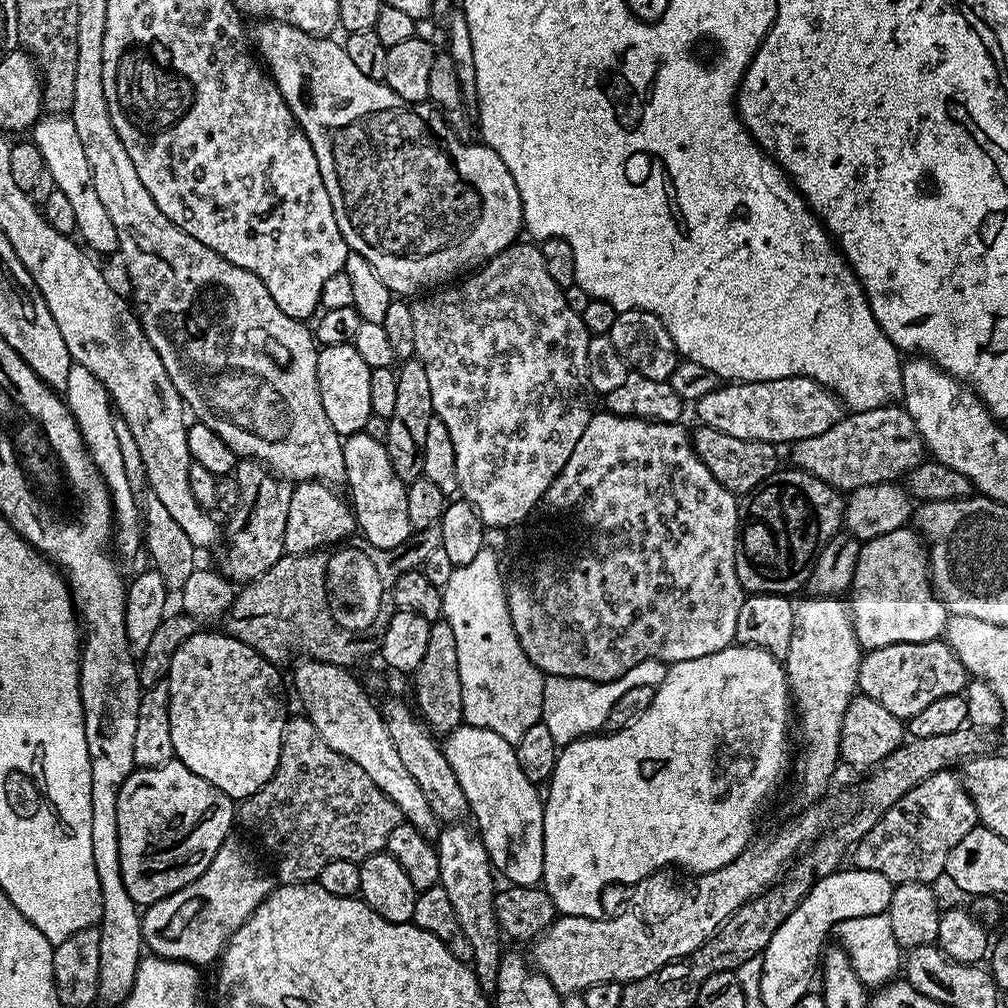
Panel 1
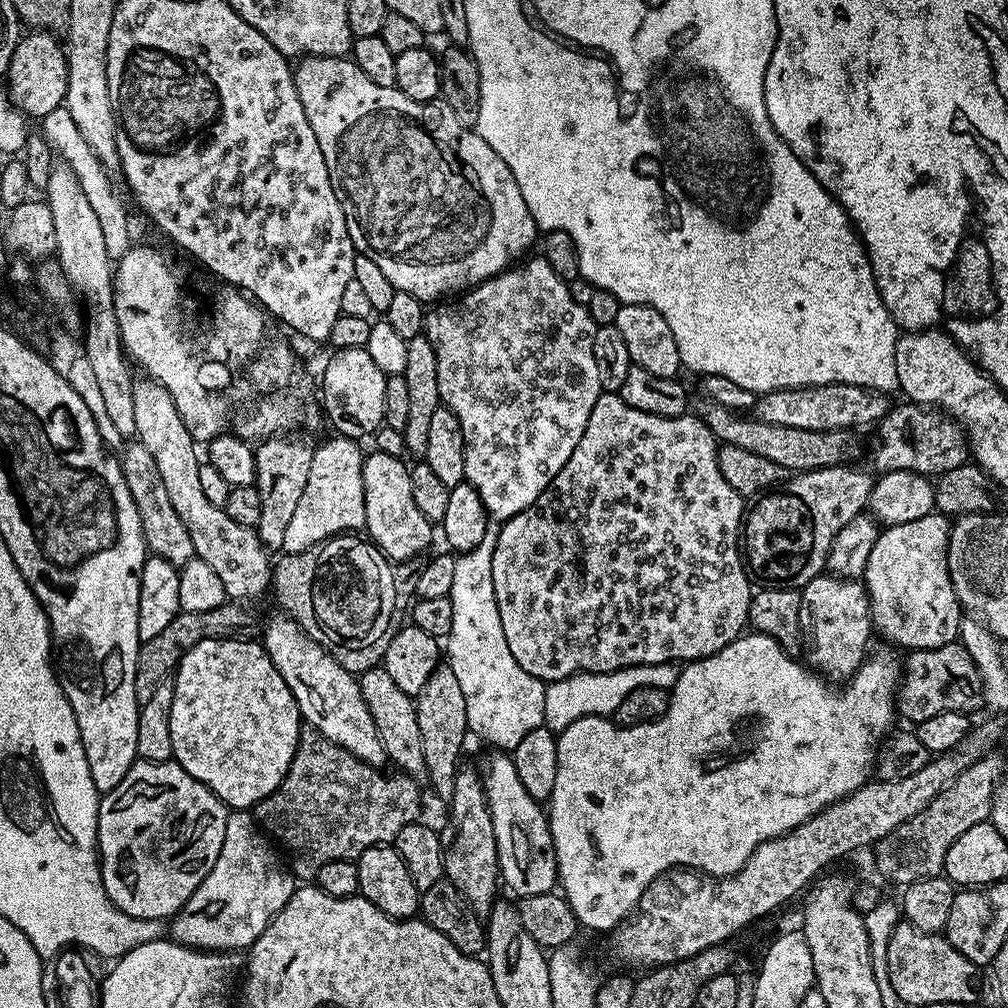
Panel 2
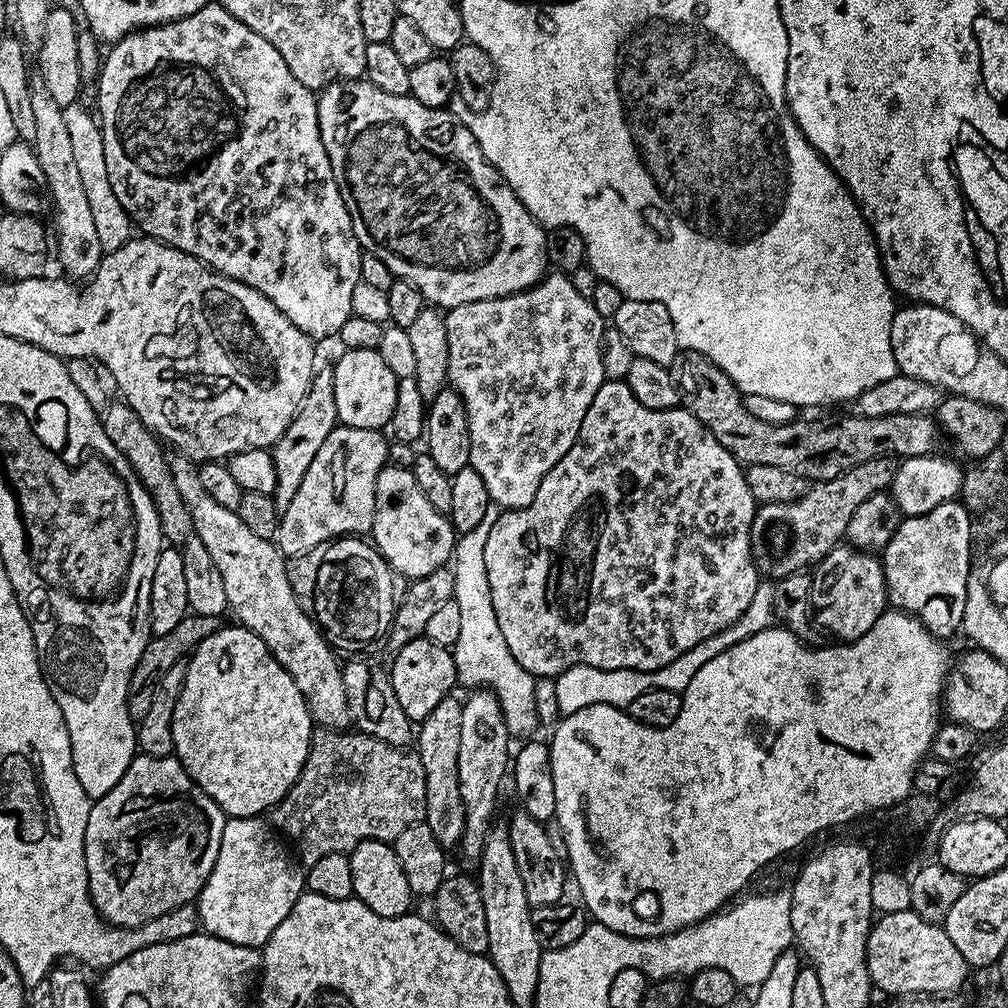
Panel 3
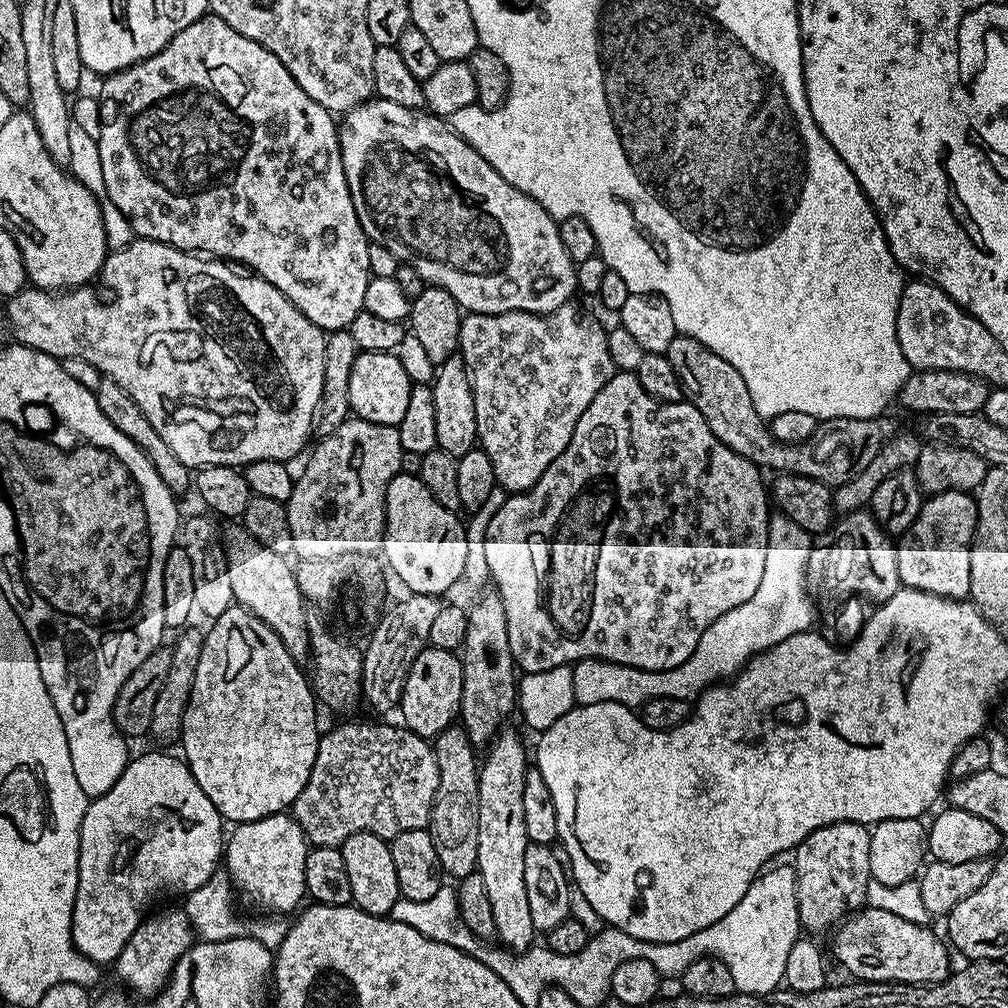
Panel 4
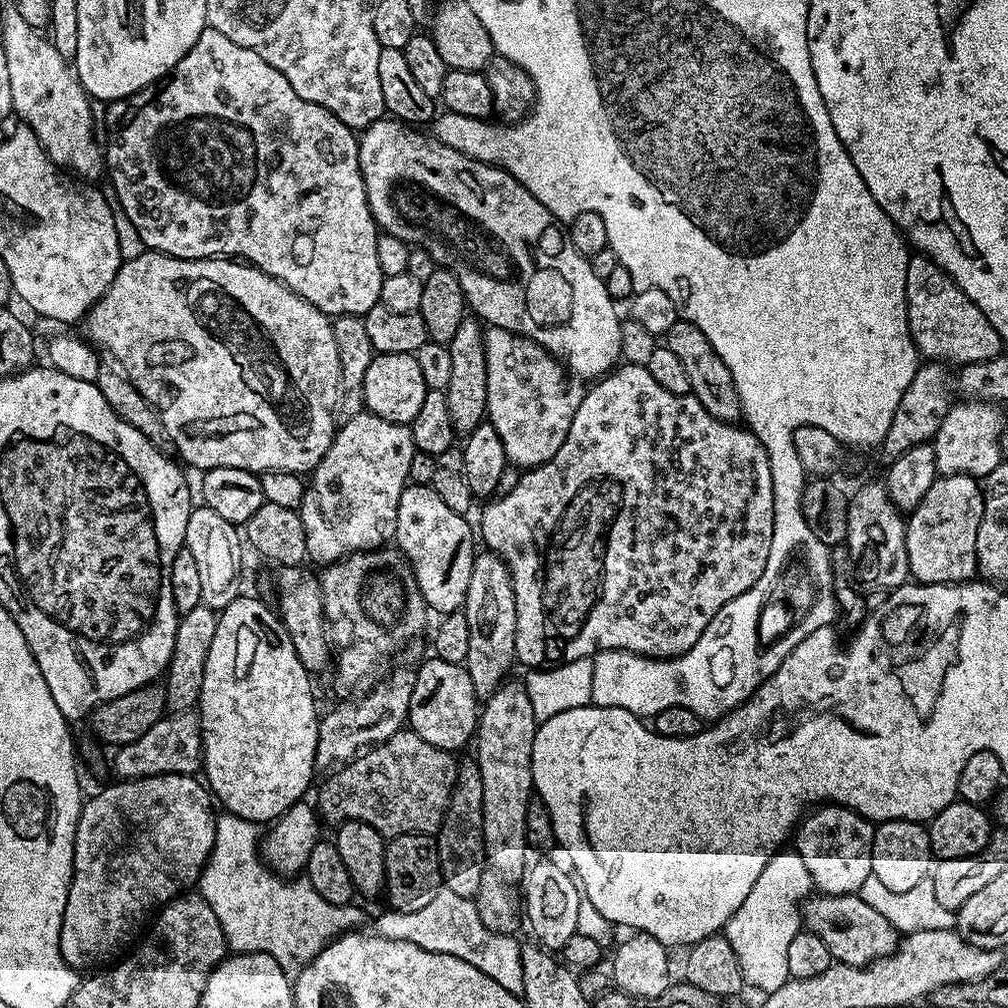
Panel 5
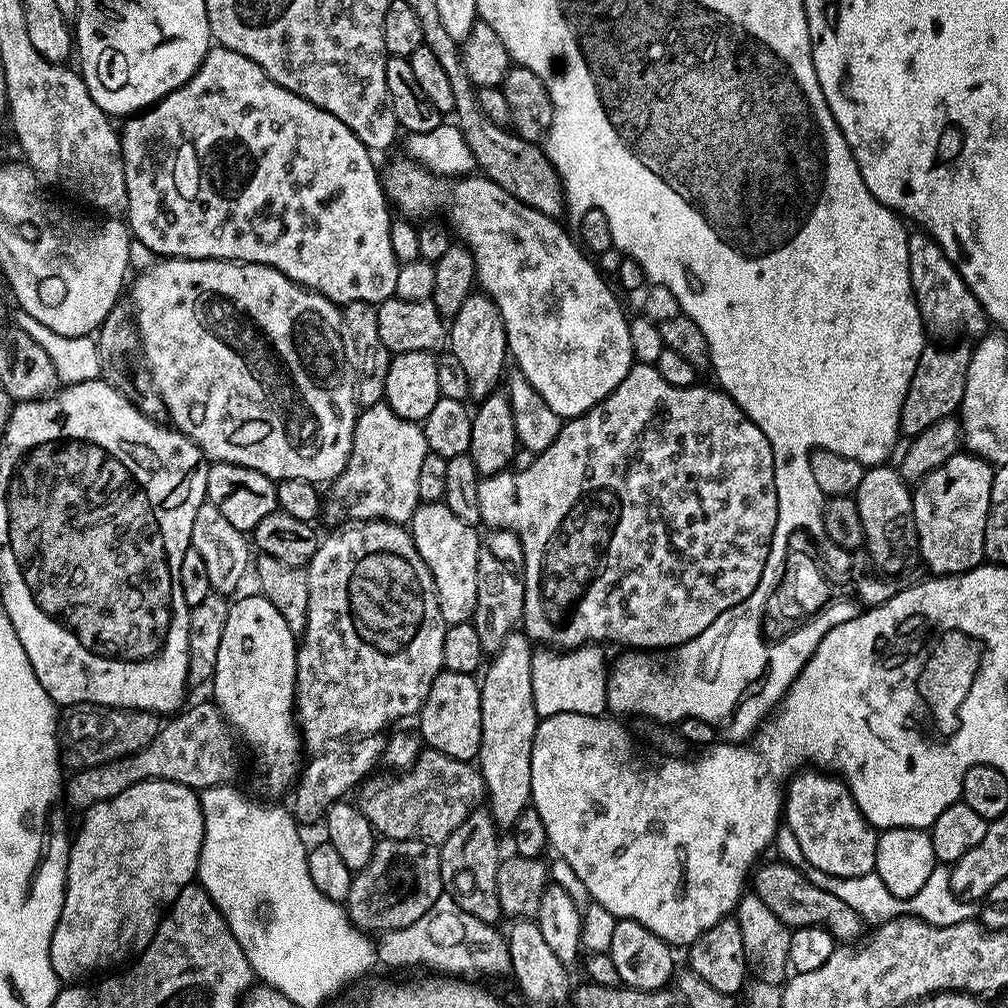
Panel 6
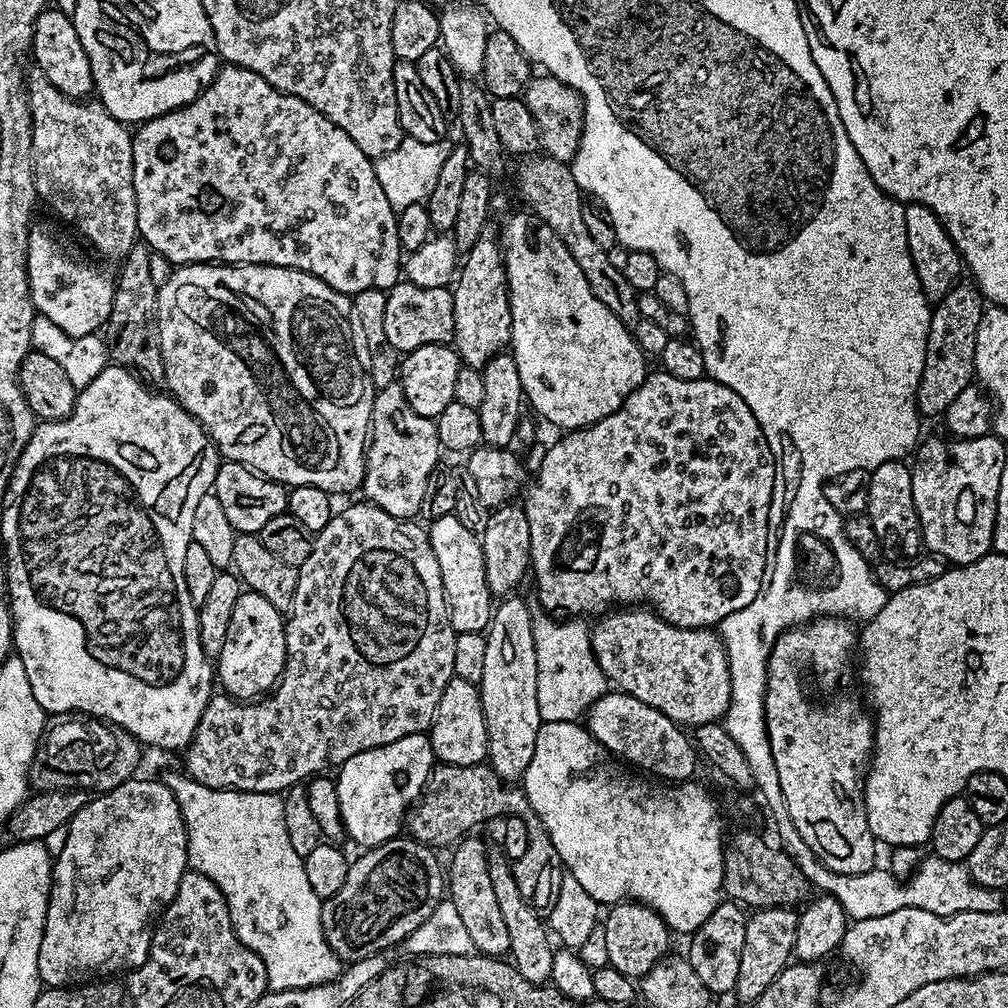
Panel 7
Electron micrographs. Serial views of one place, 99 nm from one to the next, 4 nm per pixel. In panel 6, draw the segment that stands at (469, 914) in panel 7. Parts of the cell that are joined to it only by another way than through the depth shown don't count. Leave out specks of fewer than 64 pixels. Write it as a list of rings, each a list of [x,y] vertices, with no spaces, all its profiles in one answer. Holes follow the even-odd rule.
[[[477,806],[469,813],[465,821],[454,830],[443,843],[440,850],[440,873],[444,883],[444,892],[466,910],[466,914],[474,914],[482,922],[493,926],[502,920],[500,903],[498,902],[498,870],[502,866],[500,860],[500,840],[496,837],[498,825],[487,807]]]

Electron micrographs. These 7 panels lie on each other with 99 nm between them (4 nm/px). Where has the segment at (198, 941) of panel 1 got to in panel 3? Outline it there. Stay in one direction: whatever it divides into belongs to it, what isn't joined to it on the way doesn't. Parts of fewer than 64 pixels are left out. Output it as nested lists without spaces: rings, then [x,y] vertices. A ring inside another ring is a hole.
[[[229,817],[225,821],[214,870],[196,900],[205,933],[235,945],[262,948],[267,944],[306,886],[303,867],[292,864],[278,839],[275,829],[261,817]]]

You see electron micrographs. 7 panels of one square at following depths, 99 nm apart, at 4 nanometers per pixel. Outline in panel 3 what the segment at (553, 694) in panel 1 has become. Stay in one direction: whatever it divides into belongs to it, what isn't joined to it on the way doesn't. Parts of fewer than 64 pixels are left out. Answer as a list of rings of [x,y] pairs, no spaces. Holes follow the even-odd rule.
[[[733,626],[724,629],[718,636],[704,639],[698,646],[694,646],[686,654],[680,655],[674,662],[659,668],[656,672],[635,671],[633,668],[619,668],[618,670],[604,671],[598,667],[585,664],[575,664],[555,677],[554,696],[561,715],[576,713],[594,704],[614,705],[616,708],[627,708],[630,702],[638,698],[639,694],[646,693],[652,688],[670,689],[681,693],[688,688],[694,674],[704,665],[704,661],[712,659],[717,654],[732,647],[741,639],[739,627]]]

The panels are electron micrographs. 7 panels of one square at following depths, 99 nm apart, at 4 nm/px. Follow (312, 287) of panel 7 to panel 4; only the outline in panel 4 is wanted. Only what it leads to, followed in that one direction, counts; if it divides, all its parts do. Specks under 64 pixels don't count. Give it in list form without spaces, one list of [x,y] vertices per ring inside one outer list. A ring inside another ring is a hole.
[[[136,238],[124,249],[108,252],[95,282],[83,284],[71,290],[45,291],[43,288],[25,287],[24,291],[7,301],[8,324],[12,327],[13,334],[16,335],[13,337],[26,347],[38,350],[42,354],[50,354],[61,362],[85,360],[90,362],[90,366],[94,366],[100,371],[101,377],[118,382],[118,386],[122,386],[122,390],[126,390],[126,394],[130,394],[130,398],[134,398],[134,402],[138,402],[138,410],[142,410],[142,414],[146,414],[146,418],[150,418],[150,426],[154,426],[154,430],[158,430],[158,434],[162,434],[162,442],[166,442],[166,446],[170,446],[170,450],[174,450],[174,458],[178,458],[178,462],[182,462],[190,470],[196,470],[196,412],[198,412],[198,422],[204,426],[204,430],[210,432],[210,438],[214,440],[214,464],[243,466],[253,464],[256,460],[288,462],[291,461],[291,456],[296,456],[303,450],[304,443],[307,442],[308,435],[312,432],[312,420],[314,424],[314,417],[320,407],[322,378],[326,362],[326,350],[324,349],[326,333],[324,329],[314,326],[310,322],[310,318],[306,318],[306,314],[302,314],[302,310],[298,310],[298,306],[294,306],[294,302],[290,302],[290,298],[286,298],[286,294],[282,294],[282,290],[278,290],[261,276],[255,274],[239,276],[235,270],[237,271],[235,267],[216,258],[201,258],[190,252],[181,252],[179,248],[172,248],[162,242]],[[234,398],[242,398],[242,400],[250,398],[250,408],[254,406],[254,410],[258,410],[258,412],[260,410],[262,410],[262,414],[266,412],[264,418],[258,416],[258,420],[254,420],[254,424],[258,422],[258,436],[256,436],[256,428],[250,432],[250,436],[248,434],[238,436],[238,432],[242,428],[236,430],[236,420],[234,420],[234,414],[236,414],[234,402],[236,400]],[[270,406],[274,406],[274,430],[268,424],[268,422],[272,422],[270,414],[268,414]],[[246,440],[250,442],[252,454],[246,454]]]

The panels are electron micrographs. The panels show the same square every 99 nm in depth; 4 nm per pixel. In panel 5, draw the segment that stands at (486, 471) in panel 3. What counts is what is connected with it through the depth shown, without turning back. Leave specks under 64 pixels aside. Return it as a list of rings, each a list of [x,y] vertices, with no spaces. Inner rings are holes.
[[[489,327],[484,333],[484,353],[486,354],[486,390],[488,391],[487,423],[498,430],[502,446],[506,450],[509,465],[517,464],[520,470],[531,470],[545,464],[562,446],[570,430],[574,411],[573,401],[560,400],[564,396],[564,376],[566,369],[555,356],[550,355],[533,340],[527,340],[516,332]]]

